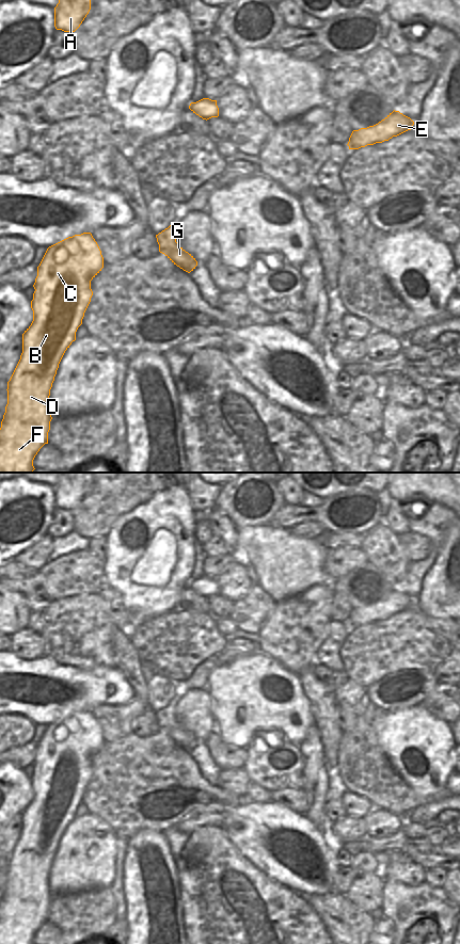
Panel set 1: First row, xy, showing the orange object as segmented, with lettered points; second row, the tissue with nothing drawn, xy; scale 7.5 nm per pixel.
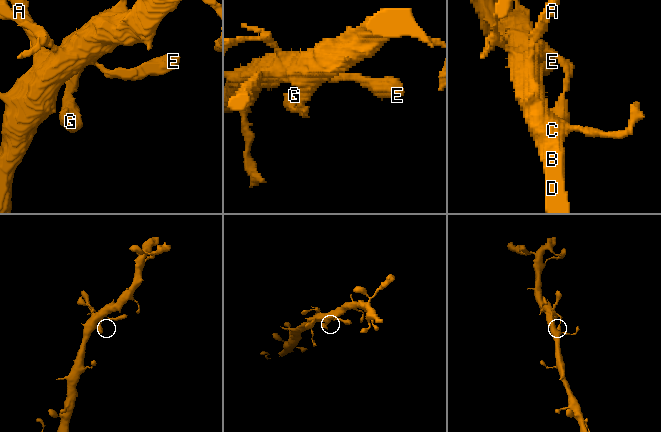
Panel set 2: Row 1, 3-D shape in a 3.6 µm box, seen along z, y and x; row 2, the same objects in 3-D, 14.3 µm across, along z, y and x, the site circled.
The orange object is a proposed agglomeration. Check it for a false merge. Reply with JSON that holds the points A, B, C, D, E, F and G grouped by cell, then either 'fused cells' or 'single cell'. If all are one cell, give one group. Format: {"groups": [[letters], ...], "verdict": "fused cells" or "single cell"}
{"groups": [["A", "B", "C", "D", "E", "F", "G"]], "verdict": "single cell"}

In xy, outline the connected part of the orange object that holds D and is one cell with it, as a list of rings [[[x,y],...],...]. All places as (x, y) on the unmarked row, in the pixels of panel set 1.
[[[91,710],[68,715],[49,724],[37,745],[37,754],[33,763],[35,769],[31,779],[33,799],[22,812],[22,831],[7,860],[7,882],[0,906],[0,944],[33,944],[33,938],[39,927],[48,922],[50,908],[50,886],[48,876],[59,846],[59,842],[82,802],[84,790],[91,780],[93,769],[91,758],[104,746],[101,729]]]

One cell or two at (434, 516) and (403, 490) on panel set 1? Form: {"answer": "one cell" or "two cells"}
{"answer": "two cells"}

